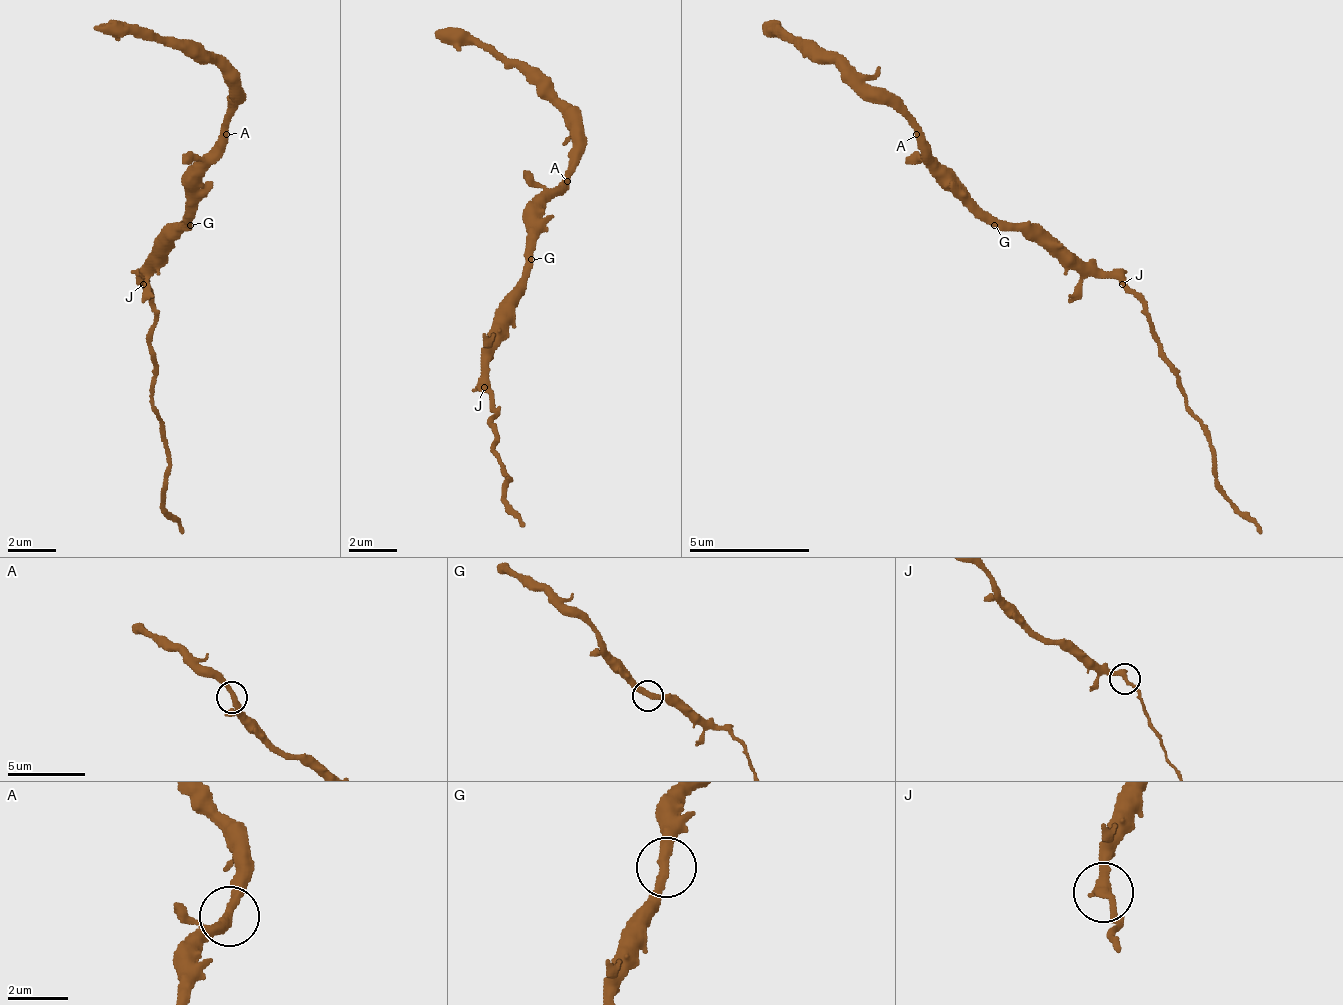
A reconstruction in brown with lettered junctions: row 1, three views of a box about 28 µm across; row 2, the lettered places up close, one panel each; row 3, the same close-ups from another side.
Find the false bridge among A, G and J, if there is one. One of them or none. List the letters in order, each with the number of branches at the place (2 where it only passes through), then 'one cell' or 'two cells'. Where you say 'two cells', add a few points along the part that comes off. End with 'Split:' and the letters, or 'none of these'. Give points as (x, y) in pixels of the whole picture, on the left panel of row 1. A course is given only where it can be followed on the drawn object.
A: 2 branches meet; one cell
G: 2 branches meet; one cell
J: 2 branches meet; two cells; foreign part runs (141, 285), (153, 309), (153, 357), (165, 448), (165, 514), (184, 532)
Split: J

